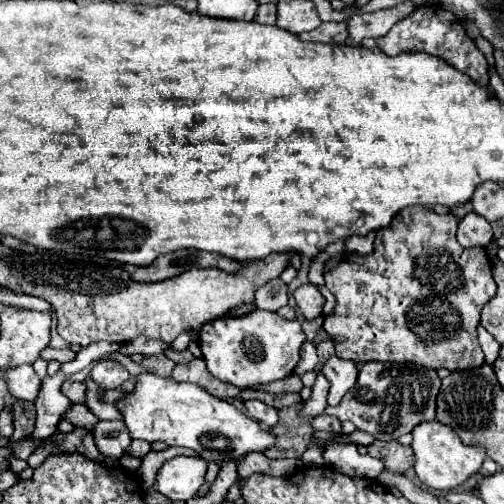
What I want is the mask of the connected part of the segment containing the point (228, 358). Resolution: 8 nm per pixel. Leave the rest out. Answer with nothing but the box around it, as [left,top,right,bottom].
[198,310,306,388]

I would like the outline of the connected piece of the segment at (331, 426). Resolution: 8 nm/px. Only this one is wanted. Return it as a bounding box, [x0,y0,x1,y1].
[312,414,340,432]

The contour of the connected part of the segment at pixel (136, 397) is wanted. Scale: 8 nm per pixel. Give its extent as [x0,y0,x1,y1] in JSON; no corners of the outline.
[116,372,276,462]

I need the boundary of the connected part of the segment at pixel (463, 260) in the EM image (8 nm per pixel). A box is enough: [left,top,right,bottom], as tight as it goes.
[324,206,496,370]

